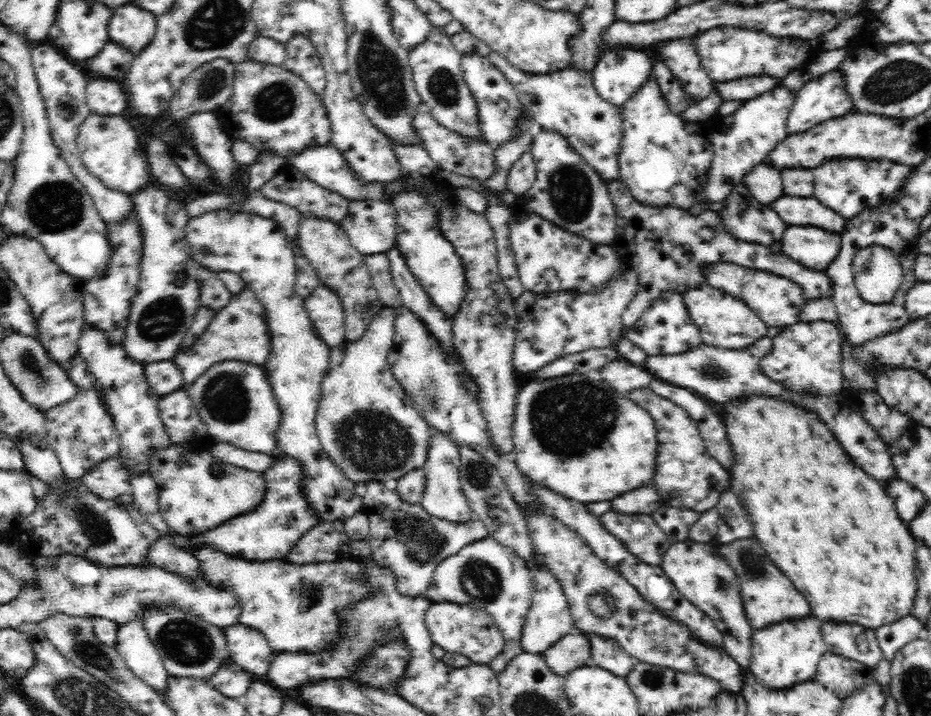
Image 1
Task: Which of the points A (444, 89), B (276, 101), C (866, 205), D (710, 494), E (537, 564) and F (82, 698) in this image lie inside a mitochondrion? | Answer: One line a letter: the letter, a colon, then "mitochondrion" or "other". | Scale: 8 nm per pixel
A: mitochondrion
B: mitochondrion
C: other
D: other
E: other
F: mitochondrion

